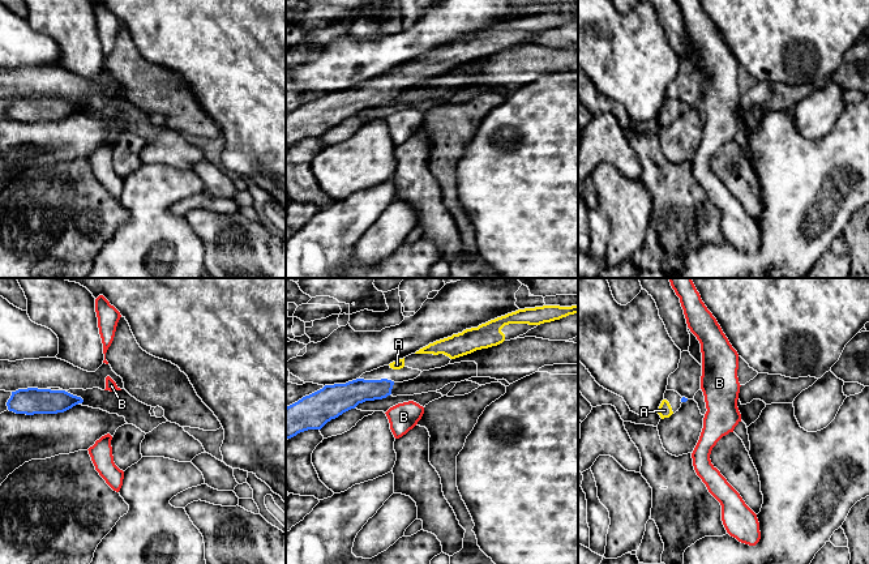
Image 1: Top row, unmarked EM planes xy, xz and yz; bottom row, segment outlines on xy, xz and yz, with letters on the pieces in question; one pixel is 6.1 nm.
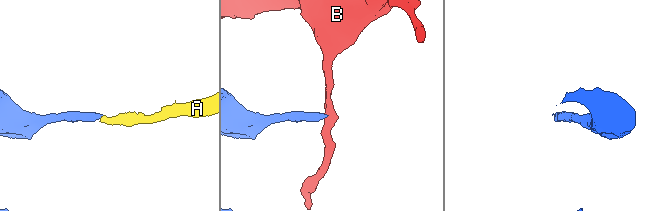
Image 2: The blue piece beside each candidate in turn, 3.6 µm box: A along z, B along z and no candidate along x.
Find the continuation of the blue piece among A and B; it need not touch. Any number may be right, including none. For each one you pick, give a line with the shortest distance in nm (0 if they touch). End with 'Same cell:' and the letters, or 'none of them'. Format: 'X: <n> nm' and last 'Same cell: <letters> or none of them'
A: 70 nm
Same cell: A

